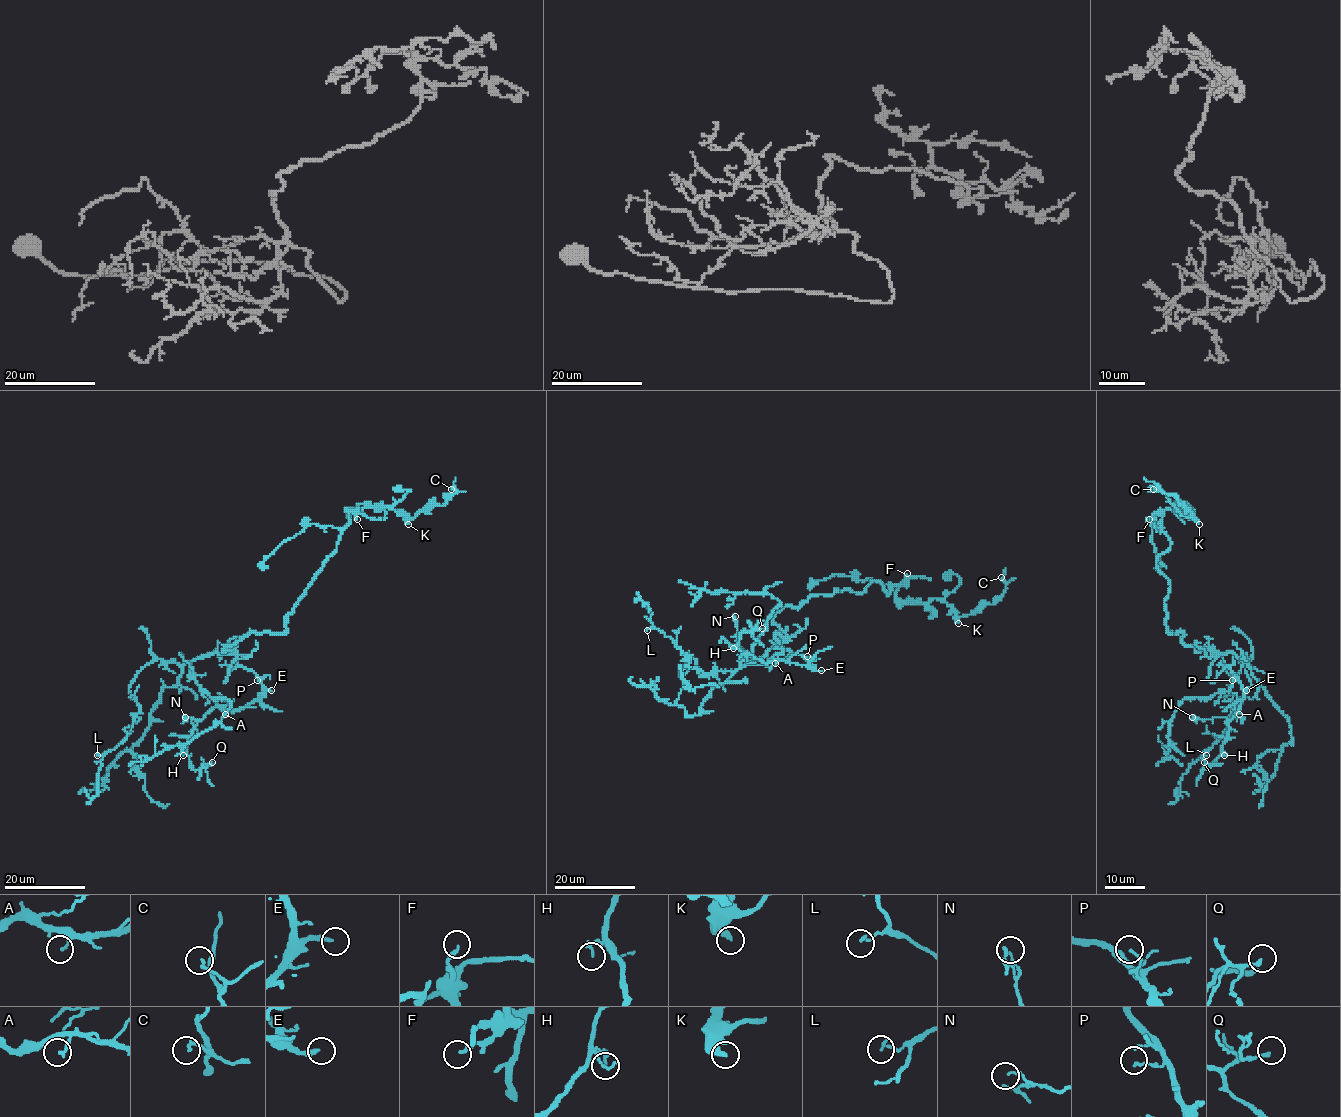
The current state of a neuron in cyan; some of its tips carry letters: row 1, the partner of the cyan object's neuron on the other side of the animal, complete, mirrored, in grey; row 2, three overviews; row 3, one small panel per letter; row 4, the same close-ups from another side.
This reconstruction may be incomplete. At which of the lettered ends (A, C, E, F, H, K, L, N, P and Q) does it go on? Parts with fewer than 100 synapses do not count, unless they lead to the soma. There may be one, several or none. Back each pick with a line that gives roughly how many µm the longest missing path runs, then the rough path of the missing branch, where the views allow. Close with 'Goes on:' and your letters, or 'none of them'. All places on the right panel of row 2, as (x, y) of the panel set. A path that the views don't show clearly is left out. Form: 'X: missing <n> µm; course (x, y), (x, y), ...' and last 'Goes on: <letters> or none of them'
E: missing 90 µm; course (1246, 690), (1255, 713), (1270, 715), (1288, 702), (1276, 653), (1268, 646), (1268, 650), (1253, 652), (1252, 648)
Goes on: E

